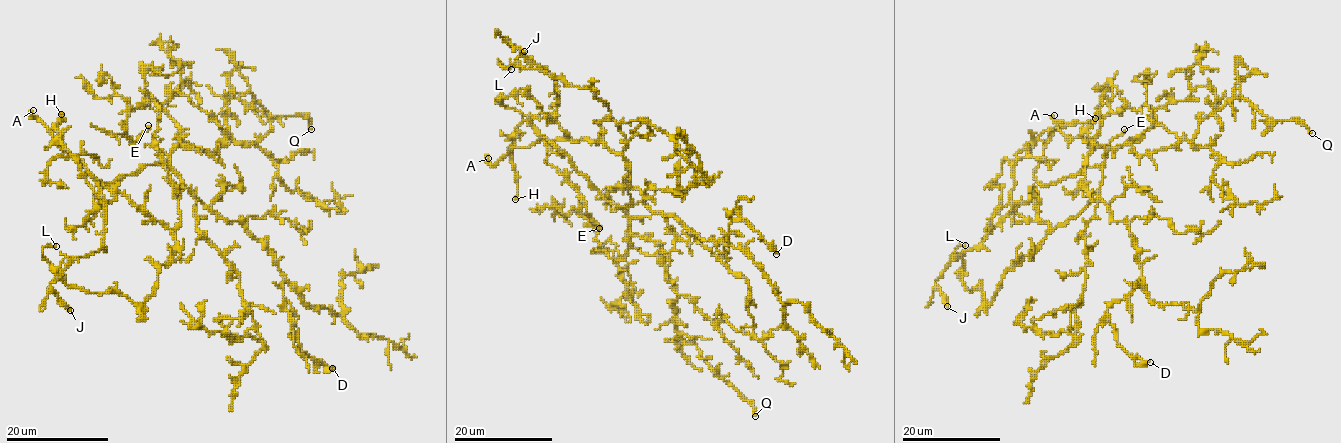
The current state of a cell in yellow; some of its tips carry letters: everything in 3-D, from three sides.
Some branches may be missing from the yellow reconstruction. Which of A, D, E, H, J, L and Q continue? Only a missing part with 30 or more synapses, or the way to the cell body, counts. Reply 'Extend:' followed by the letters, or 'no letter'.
Extend: A

